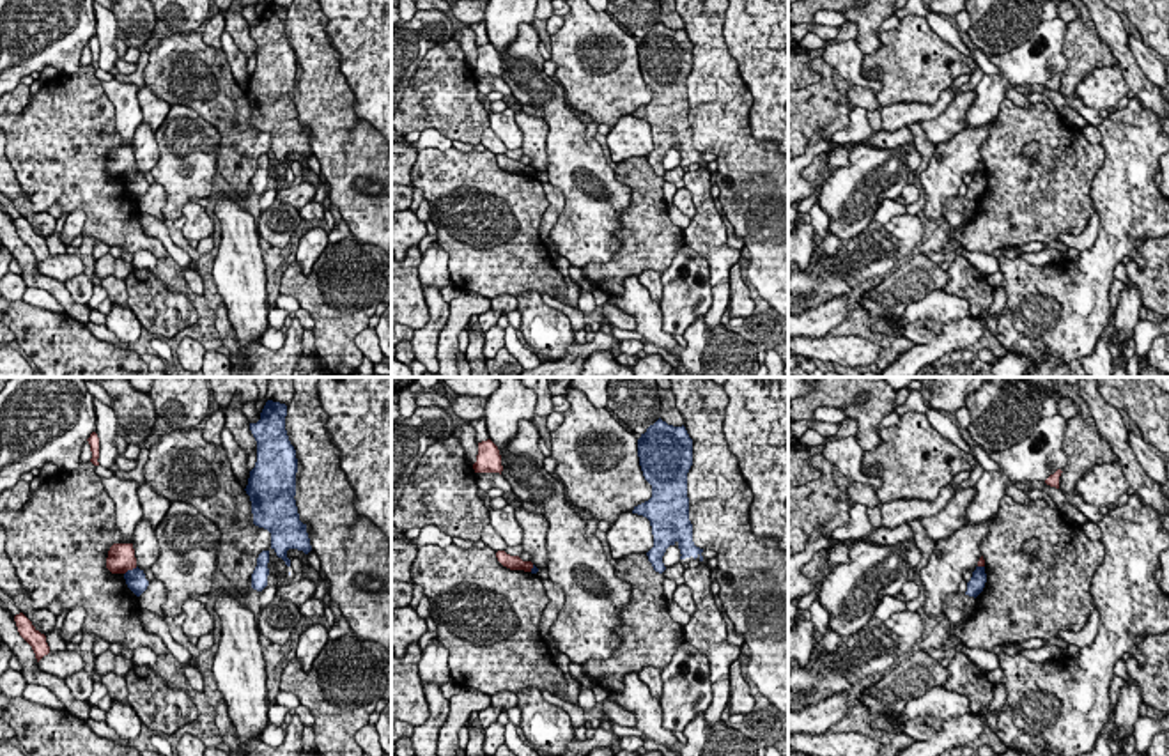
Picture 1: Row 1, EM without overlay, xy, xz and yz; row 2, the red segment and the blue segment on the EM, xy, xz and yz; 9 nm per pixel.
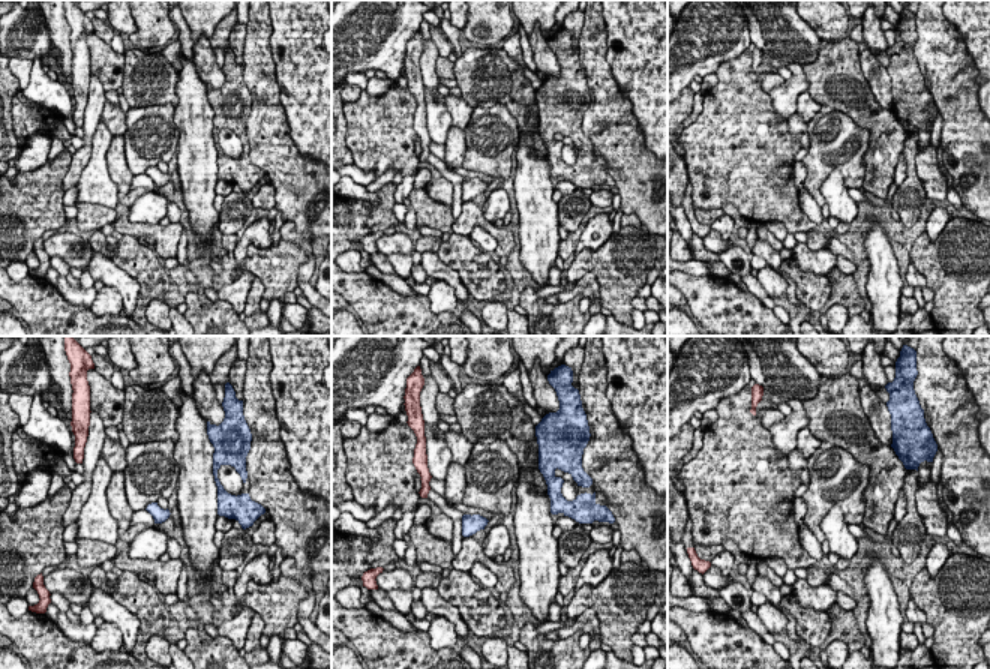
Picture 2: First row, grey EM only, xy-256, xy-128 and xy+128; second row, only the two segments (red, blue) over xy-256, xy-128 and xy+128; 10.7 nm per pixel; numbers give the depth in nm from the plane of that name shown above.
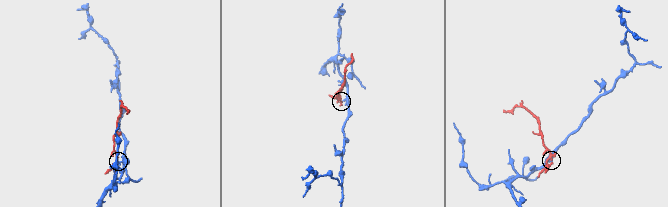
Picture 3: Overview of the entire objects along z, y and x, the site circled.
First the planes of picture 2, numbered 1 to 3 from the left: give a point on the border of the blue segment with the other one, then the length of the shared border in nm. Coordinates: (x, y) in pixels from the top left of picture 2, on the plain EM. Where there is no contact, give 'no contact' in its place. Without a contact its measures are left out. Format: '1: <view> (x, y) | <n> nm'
1: no contact
2: no contact
3: no contact

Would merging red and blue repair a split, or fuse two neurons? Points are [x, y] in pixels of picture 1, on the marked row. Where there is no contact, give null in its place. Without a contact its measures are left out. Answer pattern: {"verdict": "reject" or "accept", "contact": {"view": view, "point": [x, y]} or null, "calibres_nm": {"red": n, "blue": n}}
{"verdict": "reject", "contact": {"view": "xy", "point": [130, 569]}, "calibres_nm": {"red": 260, "blue": 190}}

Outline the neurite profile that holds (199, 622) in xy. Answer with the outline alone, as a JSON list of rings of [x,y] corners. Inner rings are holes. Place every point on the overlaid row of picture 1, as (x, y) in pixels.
[[[186,598],[182,602],[182,613],[186,621],[182,623],[182,632],[188,637],[200,637],[213,632],[214,618],[209,614],[205,606],[195,598]]]

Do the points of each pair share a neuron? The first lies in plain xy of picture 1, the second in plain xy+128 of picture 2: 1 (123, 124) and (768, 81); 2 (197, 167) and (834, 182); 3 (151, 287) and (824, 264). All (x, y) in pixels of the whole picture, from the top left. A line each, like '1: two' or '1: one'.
1: two
2: two
3: two

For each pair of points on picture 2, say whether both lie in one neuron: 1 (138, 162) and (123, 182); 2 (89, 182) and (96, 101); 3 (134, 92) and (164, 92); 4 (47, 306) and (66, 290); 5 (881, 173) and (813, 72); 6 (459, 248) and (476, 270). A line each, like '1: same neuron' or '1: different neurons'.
1: different neurons
2: different neurons
3: same neuron
4: different neurons
5: same neuron
6: same neuron

